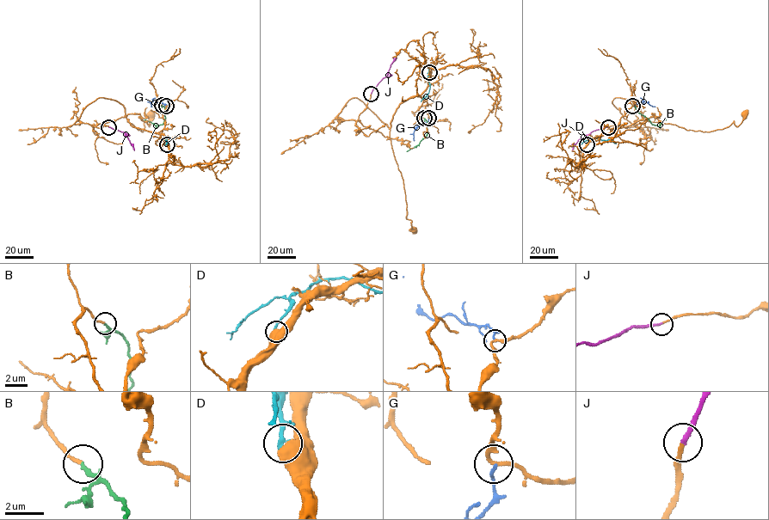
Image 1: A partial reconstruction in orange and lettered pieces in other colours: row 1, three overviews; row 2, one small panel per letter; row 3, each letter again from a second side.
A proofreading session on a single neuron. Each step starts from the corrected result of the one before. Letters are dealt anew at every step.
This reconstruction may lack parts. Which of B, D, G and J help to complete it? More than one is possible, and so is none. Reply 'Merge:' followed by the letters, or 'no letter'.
Merge: B, J

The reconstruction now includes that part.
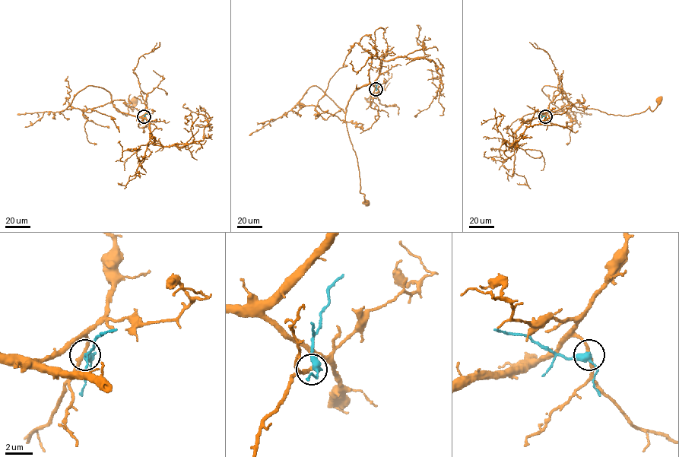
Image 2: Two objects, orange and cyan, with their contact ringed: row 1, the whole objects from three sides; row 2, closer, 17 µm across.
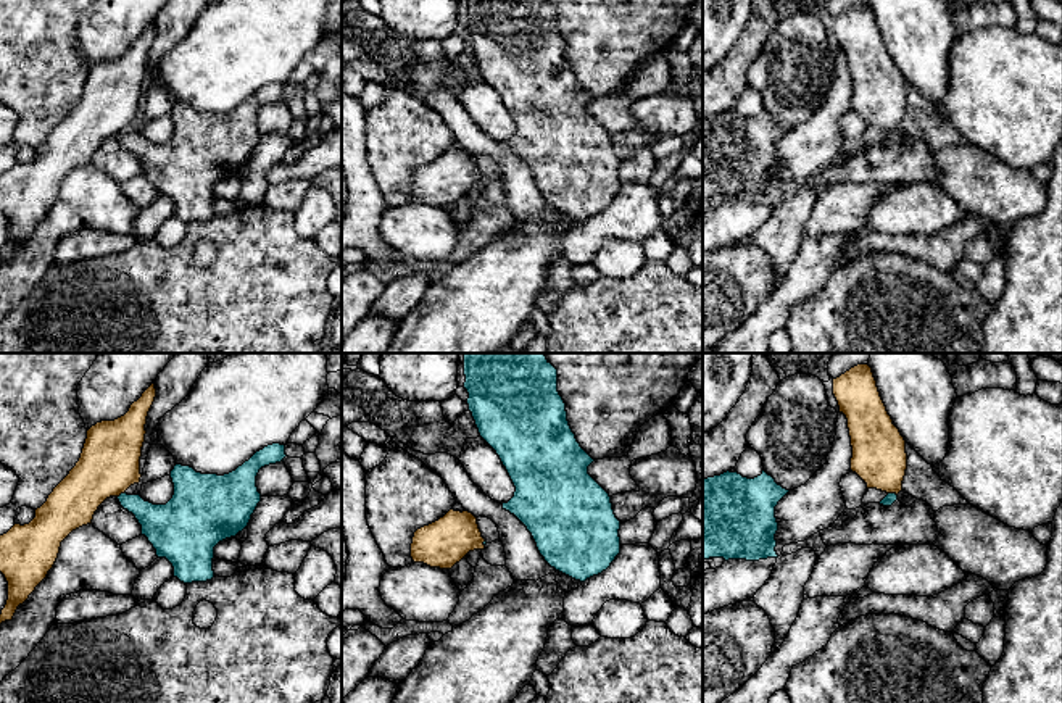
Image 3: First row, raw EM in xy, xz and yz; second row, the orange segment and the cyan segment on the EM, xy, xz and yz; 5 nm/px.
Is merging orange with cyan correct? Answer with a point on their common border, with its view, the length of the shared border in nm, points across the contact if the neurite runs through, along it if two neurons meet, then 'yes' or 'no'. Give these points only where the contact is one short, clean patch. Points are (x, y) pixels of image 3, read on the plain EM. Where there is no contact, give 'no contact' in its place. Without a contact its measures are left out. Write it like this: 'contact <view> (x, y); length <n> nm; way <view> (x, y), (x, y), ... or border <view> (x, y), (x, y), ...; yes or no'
contact yz (893, 131); length 50 nm; border yz (888, 131), (896, 134); no

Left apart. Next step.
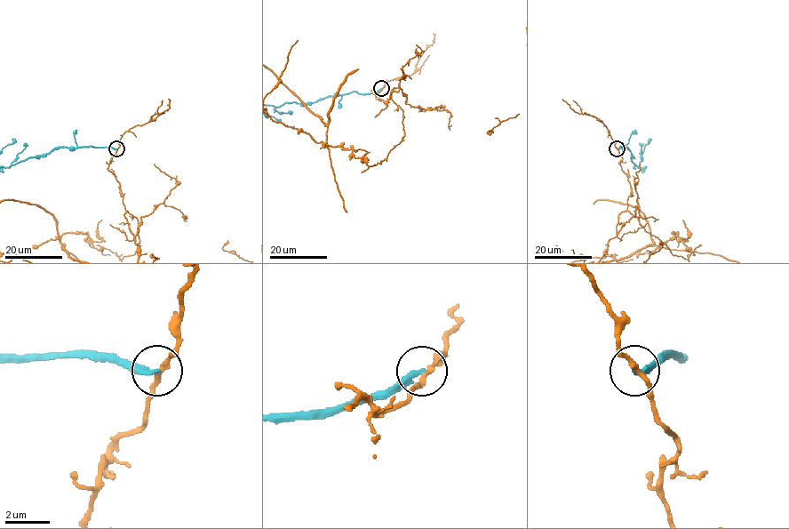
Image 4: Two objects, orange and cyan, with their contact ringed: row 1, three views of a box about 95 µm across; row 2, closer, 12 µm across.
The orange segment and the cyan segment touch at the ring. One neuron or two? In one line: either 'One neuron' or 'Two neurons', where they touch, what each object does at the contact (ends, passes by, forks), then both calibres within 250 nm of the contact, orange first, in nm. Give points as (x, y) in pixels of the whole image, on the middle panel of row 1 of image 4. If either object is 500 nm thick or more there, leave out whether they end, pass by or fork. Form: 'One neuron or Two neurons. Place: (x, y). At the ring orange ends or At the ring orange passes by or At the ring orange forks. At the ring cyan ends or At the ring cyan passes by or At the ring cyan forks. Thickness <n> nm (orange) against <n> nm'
Two neurons. Place: (381, 88). At the ring orange passes by. At the ring cyan ends. Thickness 200 nm (orange) against 260 nm

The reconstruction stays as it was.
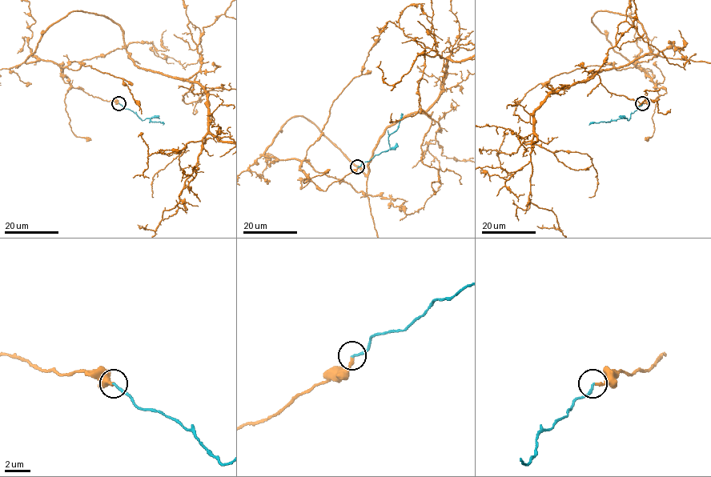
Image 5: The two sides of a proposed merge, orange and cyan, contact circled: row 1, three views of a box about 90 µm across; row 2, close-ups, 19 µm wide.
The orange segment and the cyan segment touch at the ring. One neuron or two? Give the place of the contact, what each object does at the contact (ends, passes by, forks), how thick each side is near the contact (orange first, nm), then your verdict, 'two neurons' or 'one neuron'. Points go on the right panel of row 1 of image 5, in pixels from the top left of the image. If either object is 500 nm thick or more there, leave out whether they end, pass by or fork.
at (642, 103); orange ends there; cyan ends there; 220 nm thick on the orange side, 200 nm on the other; one neuron

